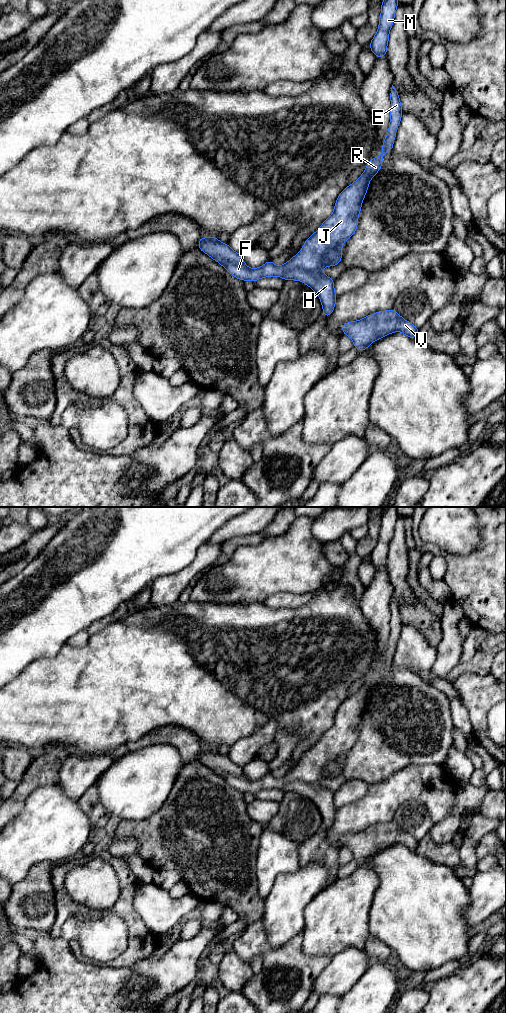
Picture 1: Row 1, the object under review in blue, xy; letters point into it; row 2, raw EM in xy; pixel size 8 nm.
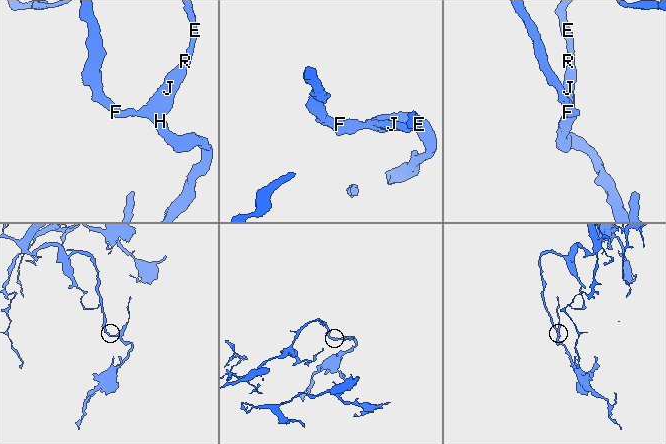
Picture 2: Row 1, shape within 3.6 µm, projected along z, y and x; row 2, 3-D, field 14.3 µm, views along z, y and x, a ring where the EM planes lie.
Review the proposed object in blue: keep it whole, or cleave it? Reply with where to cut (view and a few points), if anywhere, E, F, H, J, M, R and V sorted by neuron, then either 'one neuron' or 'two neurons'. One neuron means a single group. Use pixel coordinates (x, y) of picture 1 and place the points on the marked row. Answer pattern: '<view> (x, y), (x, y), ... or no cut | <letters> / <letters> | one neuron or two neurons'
no cut | E F H J M R V | one neuron

